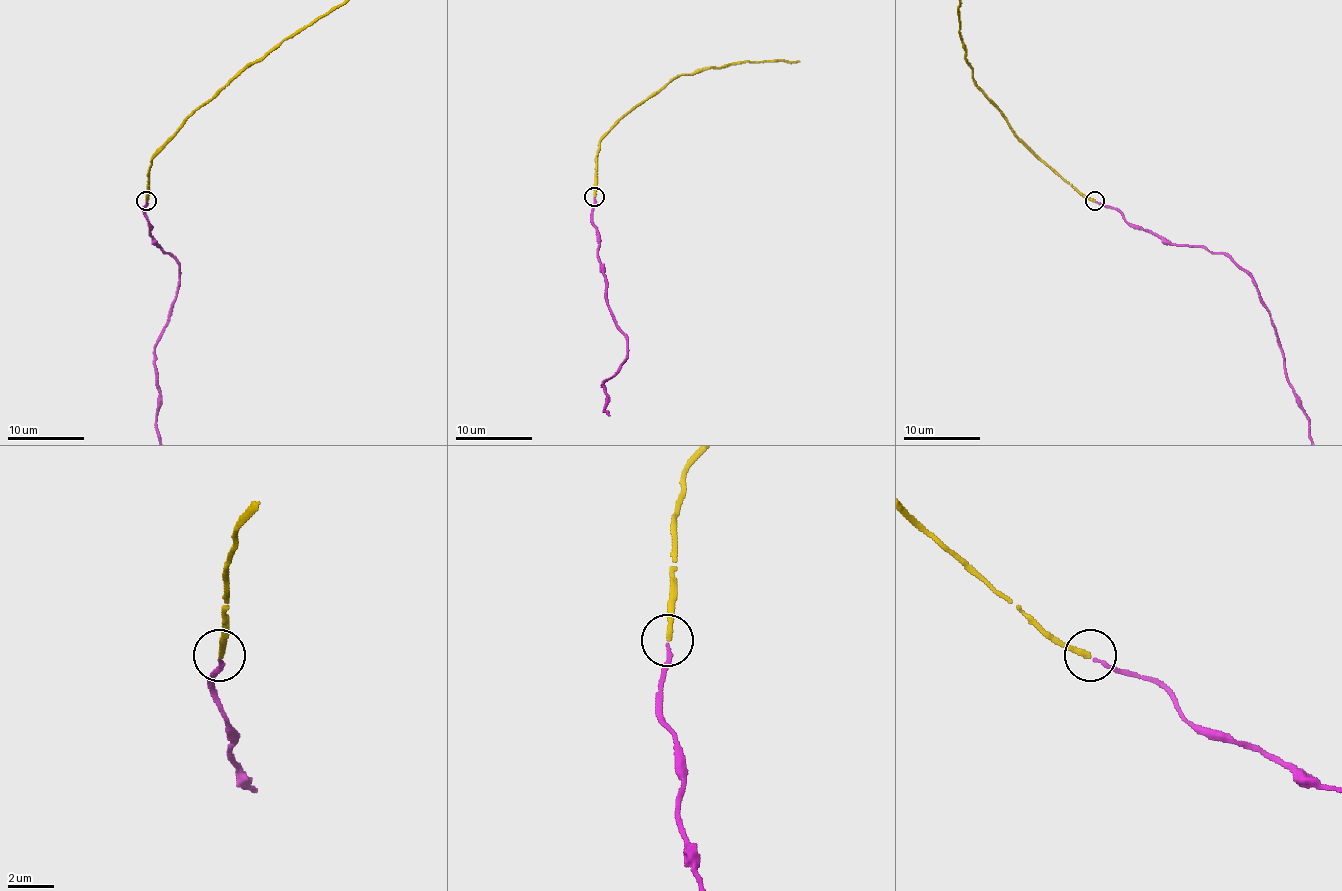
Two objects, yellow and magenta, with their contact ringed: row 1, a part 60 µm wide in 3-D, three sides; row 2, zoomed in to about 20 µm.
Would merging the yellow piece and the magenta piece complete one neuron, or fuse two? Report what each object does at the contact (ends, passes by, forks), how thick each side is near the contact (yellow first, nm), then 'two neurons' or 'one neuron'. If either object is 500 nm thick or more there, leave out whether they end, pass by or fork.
yellow ends there; magenta ends there; 220 nm thick on the yellow side, 140 nm on the other; one neuron

